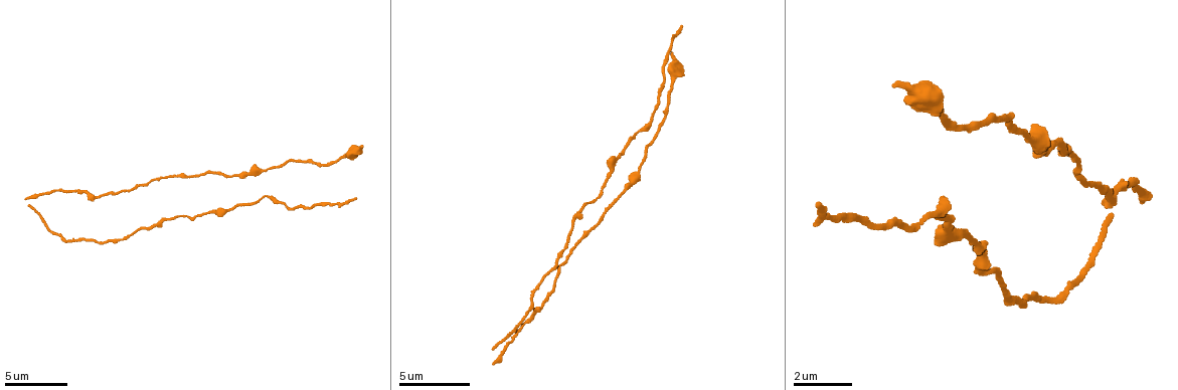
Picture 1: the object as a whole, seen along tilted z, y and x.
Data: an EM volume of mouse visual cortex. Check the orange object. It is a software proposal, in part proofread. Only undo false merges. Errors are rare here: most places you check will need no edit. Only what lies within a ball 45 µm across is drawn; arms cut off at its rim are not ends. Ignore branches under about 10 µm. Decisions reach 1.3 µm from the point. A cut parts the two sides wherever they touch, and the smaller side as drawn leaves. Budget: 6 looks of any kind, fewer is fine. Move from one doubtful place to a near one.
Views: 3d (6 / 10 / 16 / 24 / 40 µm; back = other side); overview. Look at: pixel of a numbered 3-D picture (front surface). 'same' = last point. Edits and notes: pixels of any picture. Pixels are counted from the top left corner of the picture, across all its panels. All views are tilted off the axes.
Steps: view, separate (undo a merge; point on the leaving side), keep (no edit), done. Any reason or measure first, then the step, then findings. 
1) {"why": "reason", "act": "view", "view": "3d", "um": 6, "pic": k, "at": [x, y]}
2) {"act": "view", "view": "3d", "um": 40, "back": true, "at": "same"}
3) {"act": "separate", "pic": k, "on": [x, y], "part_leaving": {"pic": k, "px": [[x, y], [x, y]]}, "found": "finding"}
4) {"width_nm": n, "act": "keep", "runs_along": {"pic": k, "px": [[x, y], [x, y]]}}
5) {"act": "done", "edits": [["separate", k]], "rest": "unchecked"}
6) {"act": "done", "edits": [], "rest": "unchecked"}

{"why": "thick turns thin", "act": "view", "view": "3d", "um": 10, "pic": 1, "at": [143, 226]}

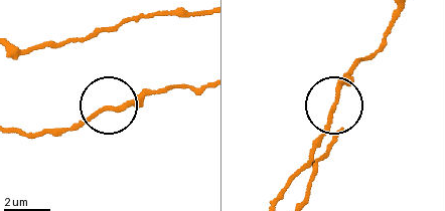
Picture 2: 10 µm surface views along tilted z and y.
{"act": "view", "view": "3d", "um": 6, "pic": 2, "at": [334, 103]}

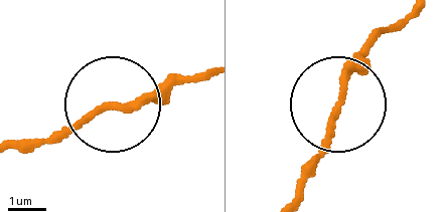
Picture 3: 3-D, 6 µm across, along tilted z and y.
{"act": "keep", "found": "continuous, no second cell"}

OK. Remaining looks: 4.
{"why": "calibre changes", "act": "view", "view": "3d", "um": 16, "pic": 1, "at": [602, 184]}

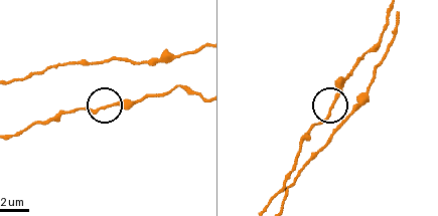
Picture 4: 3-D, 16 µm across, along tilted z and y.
{"act": "keep", "runs_along": {"pic": 4, "px": [[269, 201], [312, 129], [326, 118], [348, 75]]}, "found": "continuous, no second cell"}

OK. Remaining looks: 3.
{"why": "sudden change in width", "act": "view", "view": "3d", "um": 10, "pic": 1, "at": [170, 177]}

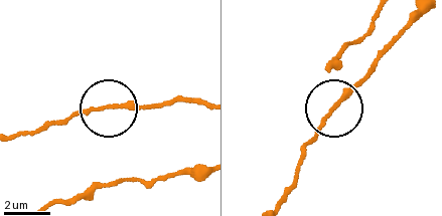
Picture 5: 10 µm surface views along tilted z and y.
{"act": "keep", "runs_along": {"pic": 5, "px": [[280, 200], [329, 113], [369, 68]]}, "found": "continuous, no second cell"}

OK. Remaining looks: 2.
{"act": "done", "edits": [], "rest": "unchecked"}

